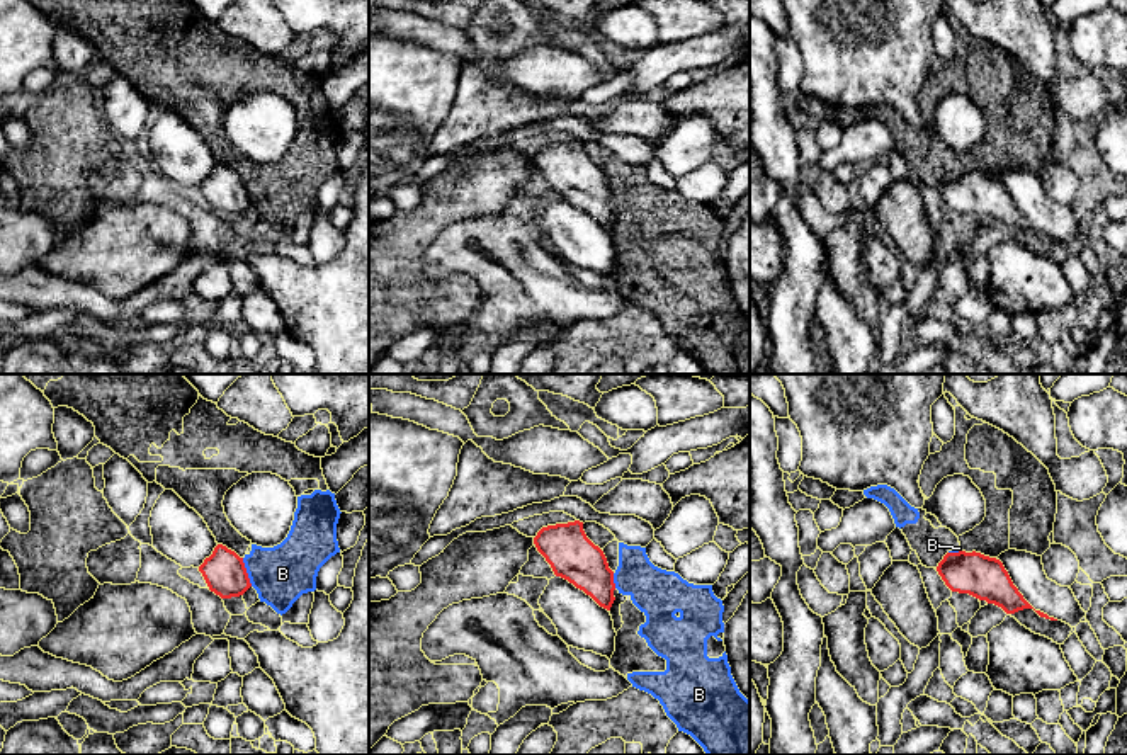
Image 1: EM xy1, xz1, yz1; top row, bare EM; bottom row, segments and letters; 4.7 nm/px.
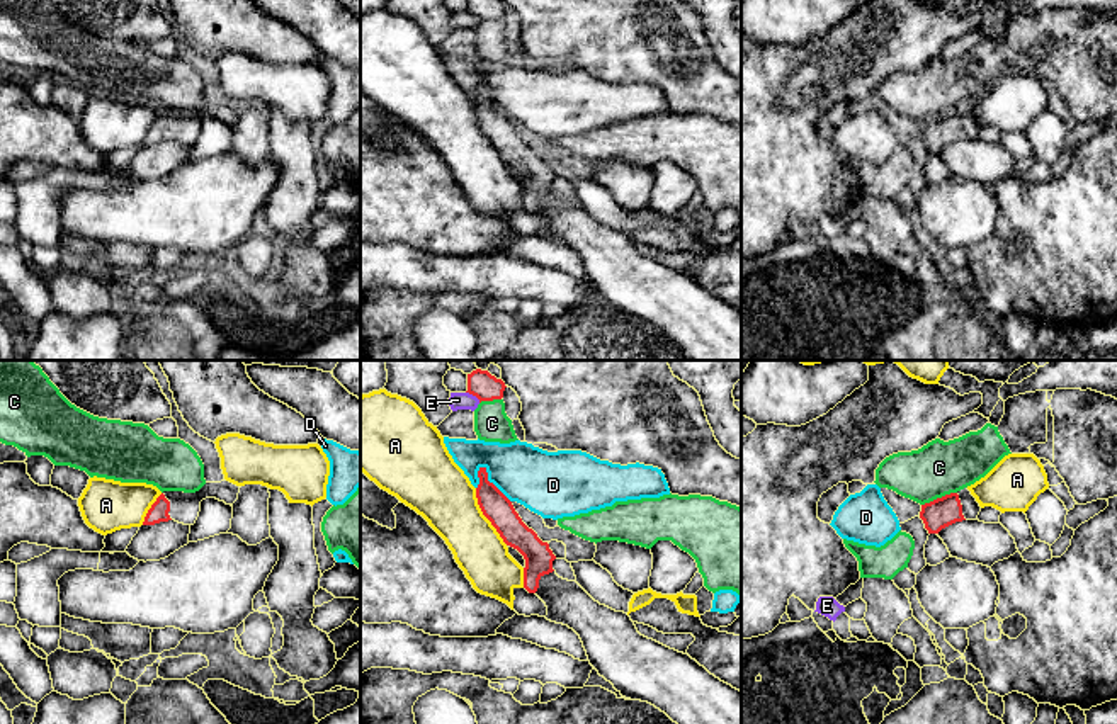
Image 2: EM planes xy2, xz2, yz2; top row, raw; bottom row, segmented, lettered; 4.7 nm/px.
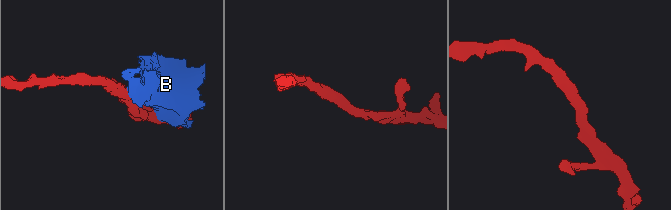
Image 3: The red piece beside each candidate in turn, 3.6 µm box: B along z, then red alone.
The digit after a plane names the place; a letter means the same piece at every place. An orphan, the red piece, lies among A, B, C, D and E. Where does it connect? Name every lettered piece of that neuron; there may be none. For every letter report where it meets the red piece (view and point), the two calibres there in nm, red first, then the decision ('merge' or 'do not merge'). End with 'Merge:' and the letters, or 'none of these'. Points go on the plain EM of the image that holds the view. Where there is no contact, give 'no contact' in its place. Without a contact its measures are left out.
A: meets red in xz2 at (485, 135); 140 nm thick on the red side, 280 nm on the other; do not merge
B: meets red in xy1 at (245, 191); 200 nm thick on the red side, 280 nm on the other; do not merge
C: meets red in yz2 at (939, 118); 140 nm thick on the red side, 260 nm on the other; do not merge
D: meets red in xz2 at (492, 102); 140 nm thick on the red side, 300 nm on the other; do not merge
E: meets red in xz2 at (473, 14); 100 nm thick on the red side, 80 nm on the other; do not merge
Merge: none of these

